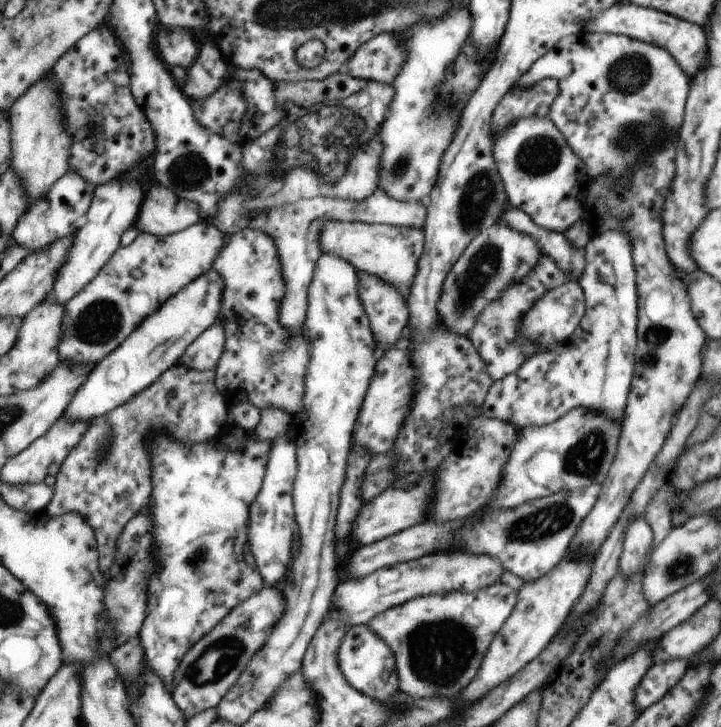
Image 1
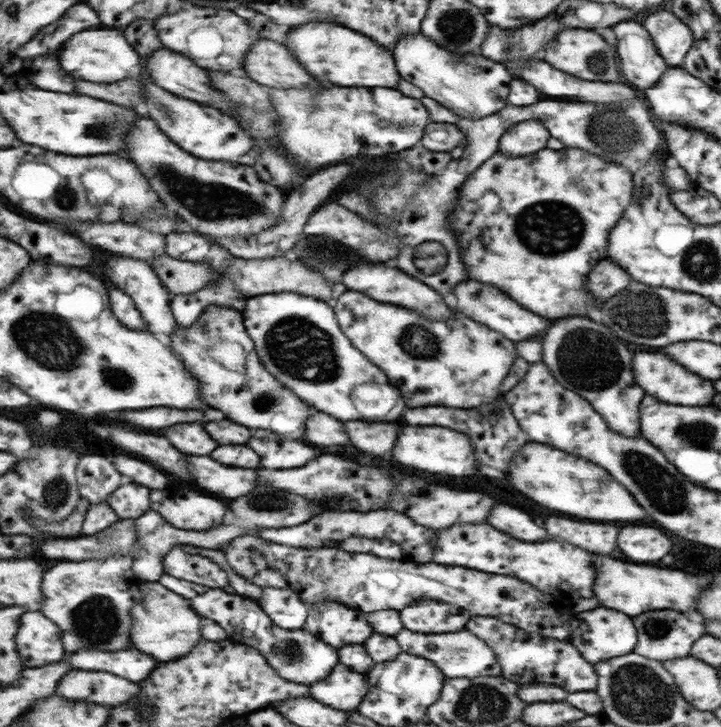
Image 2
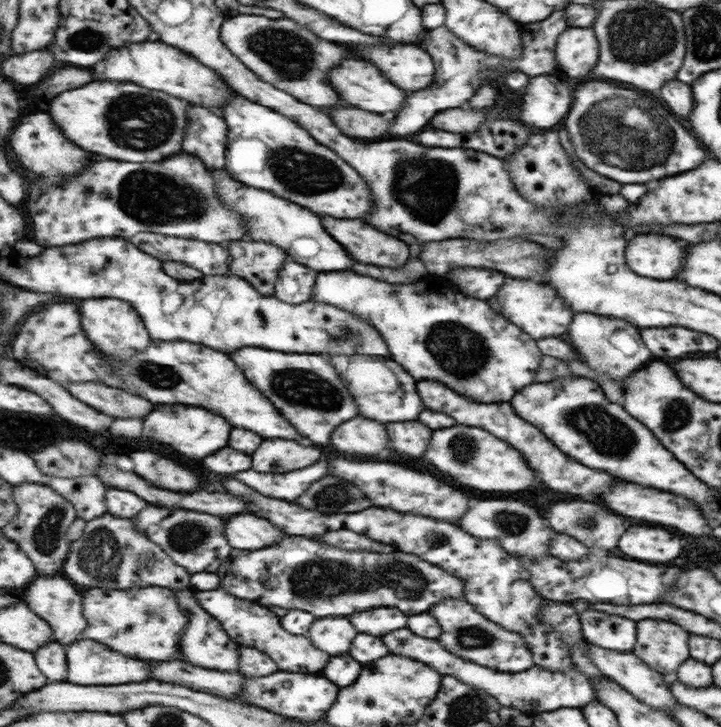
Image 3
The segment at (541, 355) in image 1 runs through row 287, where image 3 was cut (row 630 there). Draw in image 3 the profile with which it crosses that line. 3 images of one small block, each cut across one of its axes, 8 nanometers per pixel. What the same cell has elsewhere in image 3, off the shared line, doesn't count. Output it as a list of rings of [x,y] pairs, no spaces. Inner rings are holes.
[[[587,609],[579,614],[583,624],[583,640],[607,650],[631,650],[635,642],[635,622],[611,614],[601,614]]]

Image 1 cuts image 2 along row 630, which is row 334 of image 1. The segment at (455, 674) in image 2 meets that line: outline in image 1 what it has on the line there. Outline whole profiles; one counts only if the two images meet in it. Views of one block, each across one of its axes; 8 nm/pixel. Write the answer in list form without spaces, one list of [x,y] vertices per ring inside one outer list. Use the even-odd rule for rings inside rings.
[[[499,222],[471,239],[467,252],[459,256],[455,268],[451,268],[451,276],[447,276],[447,284],[443,284],[443,296],[439,296],[441,326],[459,336],[467,336],[479,312],[497,300],[505,288],[525,279],[538,264],[543,252],[537,244],[531,235]],[[403,326],[403,336],[399,336],[399,344],[395,344],[395,348],[389,348],[379,358],[379,372],[375,372],[375,380],[371,380],[371,388],[367,388],[367,400],[363,400],[363,408],[359,408],[359,420],[355,420],[355,442],[363,444],[365,450],[373,456],[389,452],[409,412],[411,398],[413,368],[409,352],[409,328]]]

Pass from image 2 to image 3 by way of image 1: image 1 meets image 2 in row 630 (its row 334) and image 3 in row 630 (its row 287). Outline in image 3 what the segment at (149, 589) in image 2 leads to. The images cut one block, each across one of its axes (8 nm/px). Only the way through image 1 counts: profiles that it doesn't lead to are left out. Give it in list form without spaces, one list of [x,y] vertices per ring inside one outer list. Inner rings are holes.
[[[193,588],[190,590],[177,590],[175,593],[177,593],[177,601],[181,603],[181,607],[185,607],[191,613],[191,622],[187,624],[187,628],[183,632],[183,638],[181,638],[181,650],[187,654],[185,661],[206,669],[239,672],[239,660],[241,660],[241,649],[239,648],[241,645],[229,636],[220,620],[213,618],[199,604]]]

